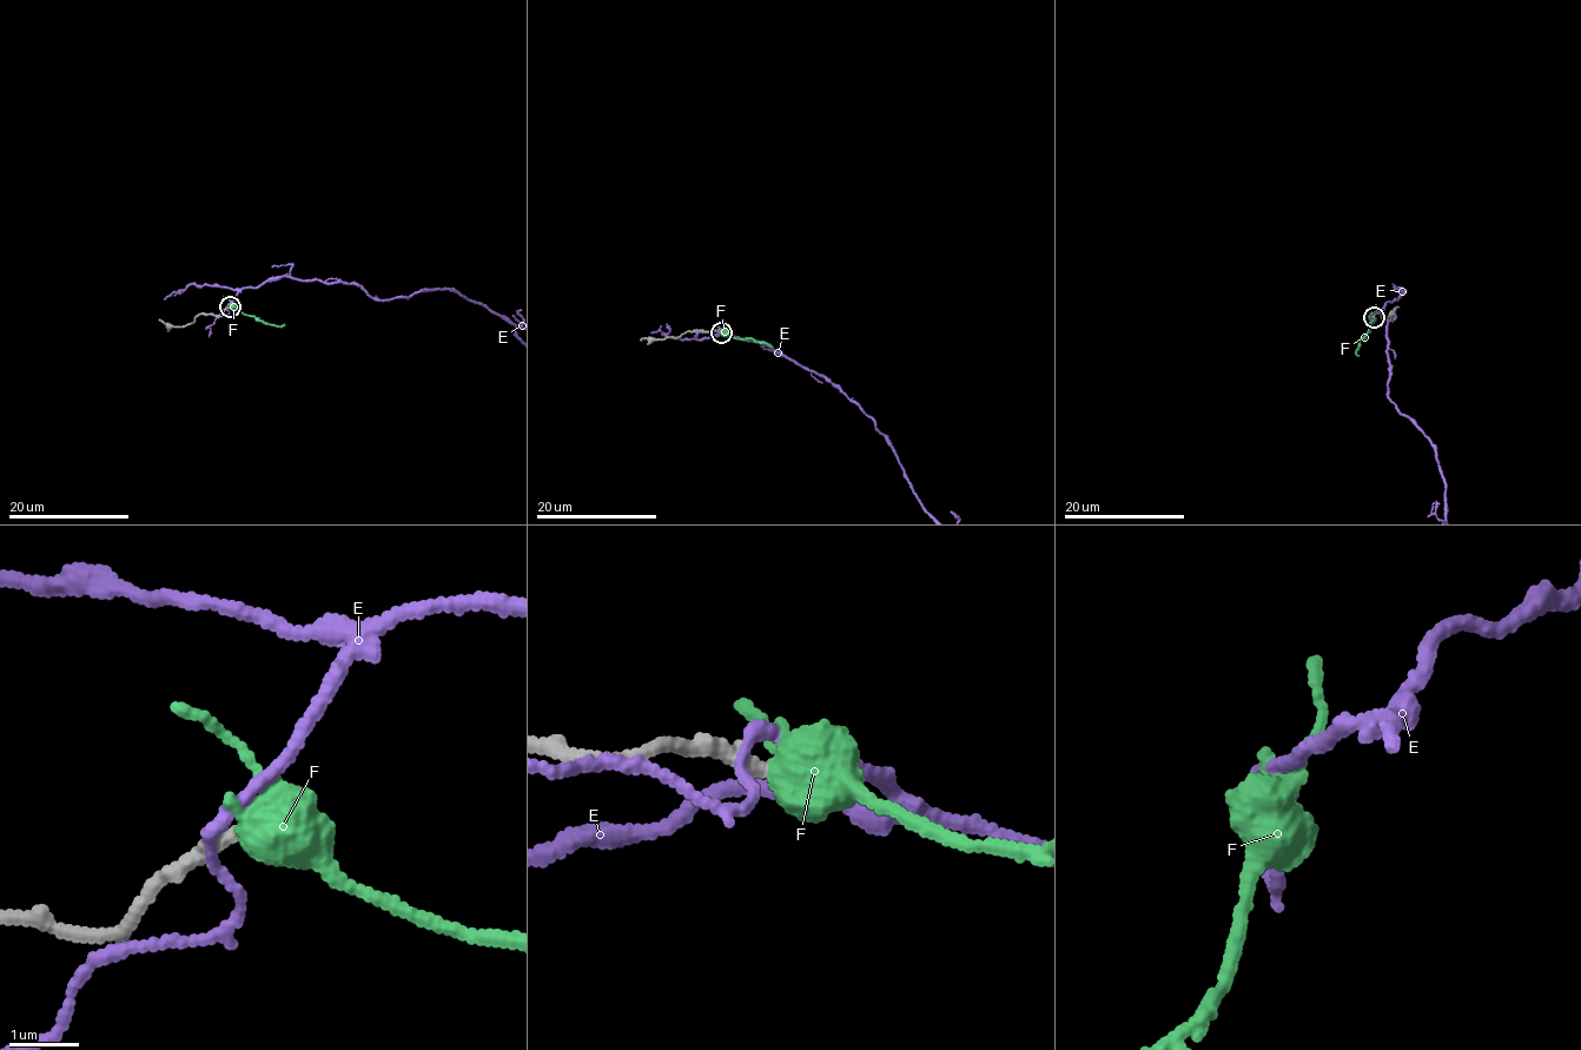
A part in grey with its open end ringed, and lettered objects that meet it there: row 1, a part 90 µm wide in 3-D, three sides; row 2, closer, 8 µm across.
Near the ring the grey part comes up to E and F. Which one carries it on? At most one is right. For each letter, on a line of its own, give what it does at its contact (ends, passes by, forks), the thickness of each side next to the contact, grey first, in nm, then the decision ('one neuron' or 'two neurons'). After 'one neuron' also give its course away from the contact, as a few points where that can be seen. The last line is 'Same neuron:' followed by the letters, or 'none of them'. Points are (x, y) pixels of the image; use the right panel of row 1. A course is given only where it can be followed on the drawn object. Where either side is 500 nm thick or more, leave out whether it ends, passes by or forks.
E: it passes by | 240/150 nm | two neurons
F: 220/550 nm | two neurons
Same neuron: none of them

